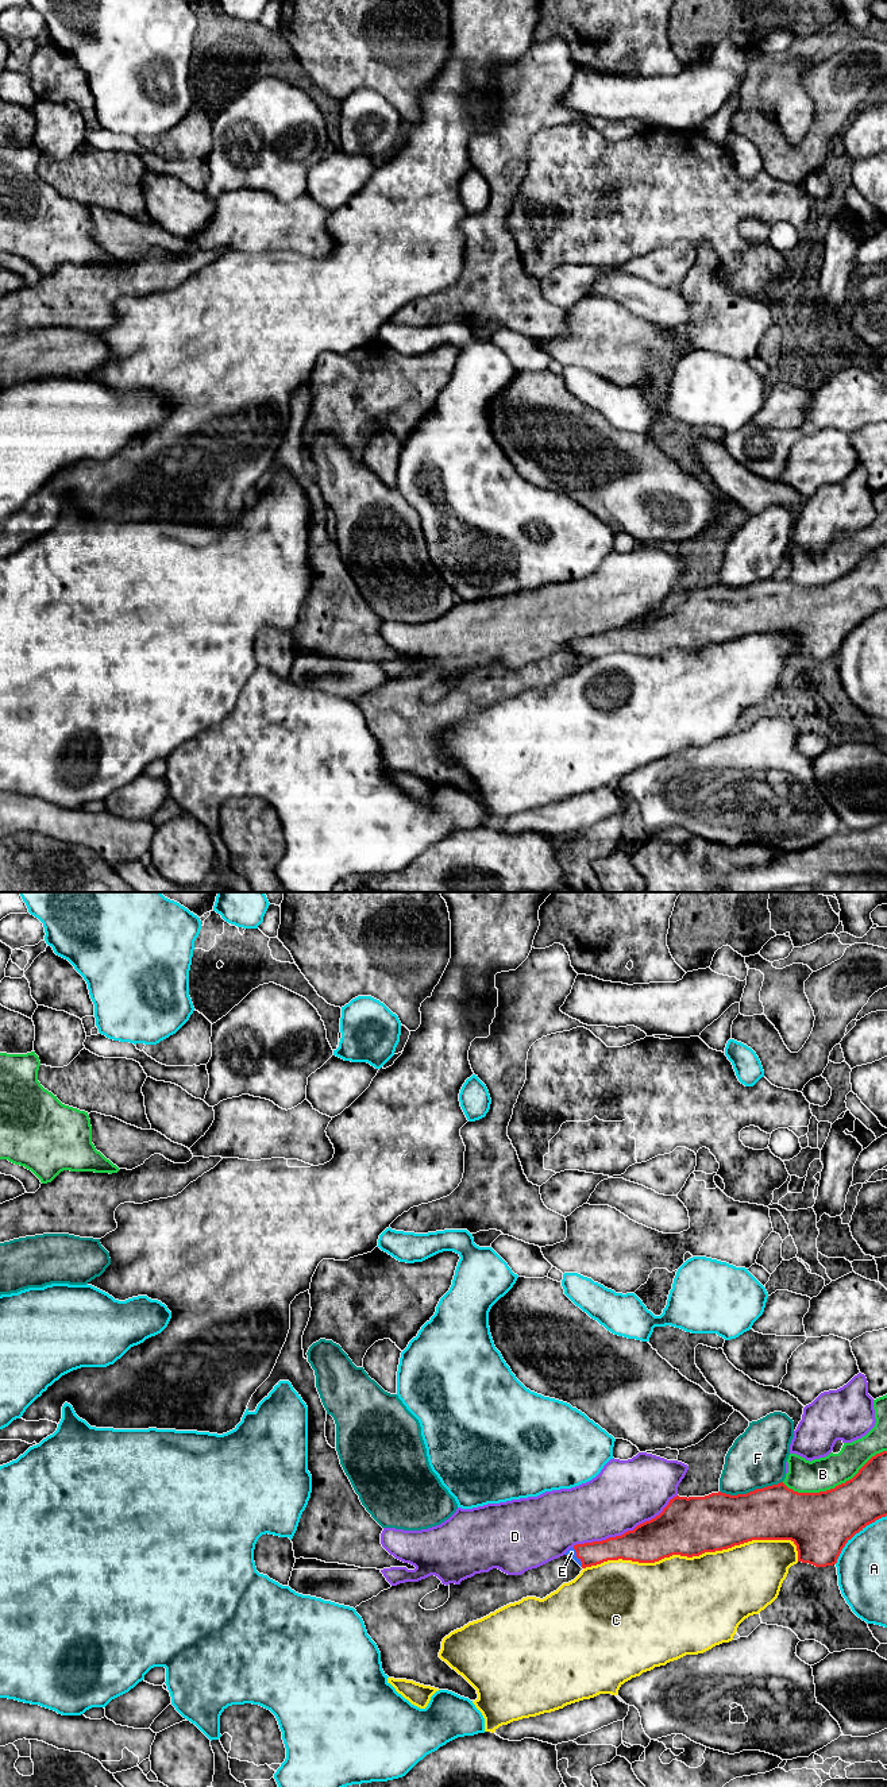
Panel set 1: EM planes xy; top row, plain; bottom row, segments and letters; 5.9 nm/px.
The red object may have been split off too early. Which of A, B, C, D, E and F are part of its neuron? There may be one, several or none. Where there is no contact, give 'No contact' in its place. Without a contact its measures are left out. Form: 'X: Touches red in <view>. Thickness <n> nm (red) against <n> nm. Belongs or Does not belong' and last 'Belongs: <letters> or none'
A: Touches red in xy. Thickness 380 nm (red) against 300 nm. Does not belong
B: Touches red in xy. Thickness 380 nm (red) against 200 nm. Does not belong
C: Touches red in xy. Thickness 360 nm (red) against 500 nm. Does not belong
D: Touches red in xy. Thickness 260 nm (red) against 400 nm. Does not belong
E: Touches red in xy. Thickness 140 nm (red) against 50 nm. Belongs
F: Touches red in xy. Thickness 320 nm (red) against 340 nm. Does not belong
Belongs: E

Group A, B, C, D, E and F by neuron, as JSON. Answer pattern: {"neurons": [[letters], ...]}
{"neurons": [["A"], ["B"], ["C"], ["D"], ["E"], ["F"]]}

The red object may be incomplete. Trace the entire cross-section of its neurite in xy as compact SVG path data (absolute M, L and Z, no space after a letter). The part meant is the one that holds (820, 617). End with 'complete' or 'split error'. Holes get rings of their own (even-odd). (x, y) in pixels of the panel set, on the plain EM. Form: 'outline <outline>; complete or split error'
outline M887 544L872 549L859 566L845 576L819 586L798 586L783 575L747 587L730 588L711 586L705 590L674 590L663 605L655 611L637 618L621 629L602 634L576 637L564 648L572 651L582 661L601 657L608 653L632 653L639 656L655 656L672 648L699 649L705 645L716 645L740 638L752 633L791 633L797 638L798 655L815 660L826 660L837 656L845 637L867 618L887 609Z; split error

